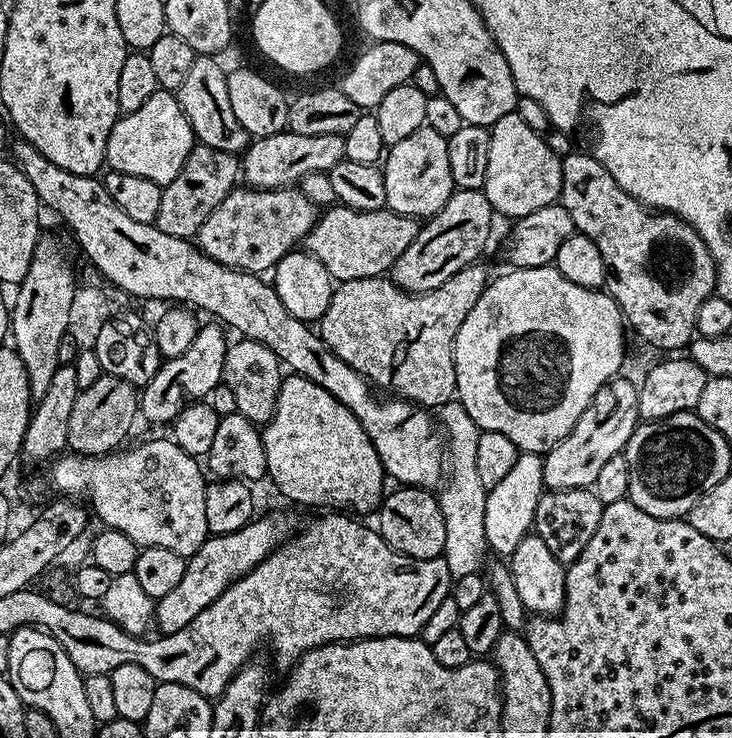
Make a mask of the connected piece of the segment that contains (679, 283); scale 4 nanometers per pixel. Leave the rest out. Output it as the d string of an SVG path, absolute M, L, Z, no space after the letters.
M572 152L563 157L562 190L558 202L566 214L570 214L576 231L598 246L611 276L606 291L616 300L627 327L631 331L633 328L650 347L661 348L664 351L661 353L675 353L672 352L675 348L687 349L696 332L698 306L716 291L714 261L699 234L681 216L653 210L635 200L618 186L618 182L614 182L614 178L610 178L610 170L589 153L587 156L584 152Z

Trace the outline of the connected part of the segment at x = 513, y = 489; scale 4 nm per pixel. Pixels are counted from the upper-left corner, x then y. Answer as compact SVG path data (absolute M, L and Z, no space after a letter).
M523 452L501 482L488 491L485 509L485 531L488 548L504 558L511 556L522 538L529 535L535 523L537 504L544 491L543 457Z

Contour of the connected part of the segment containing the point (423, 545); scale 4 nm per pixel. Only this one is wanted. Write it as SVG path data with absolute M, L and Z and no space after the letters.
M396 486L380 501L378 531L395 552L415 560L443 556L446 546L446 518L442 518L440 501L429 489Z

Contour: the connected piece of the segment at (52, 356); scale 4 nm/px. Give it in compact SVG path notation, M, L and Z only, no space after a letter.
M41 235L30 262L30 270L26 270L26 278L21 280L15 289L16 301L10 304L10 344L22 358L22 366L26 368L26 378L30 382L33 401L40 400L42 394L50 387L50 378L61 368L58 358L58 346L69 335L70 304L74 300L78 287L76 276L72 273L72 264L64 253L64 244L56 236Z

